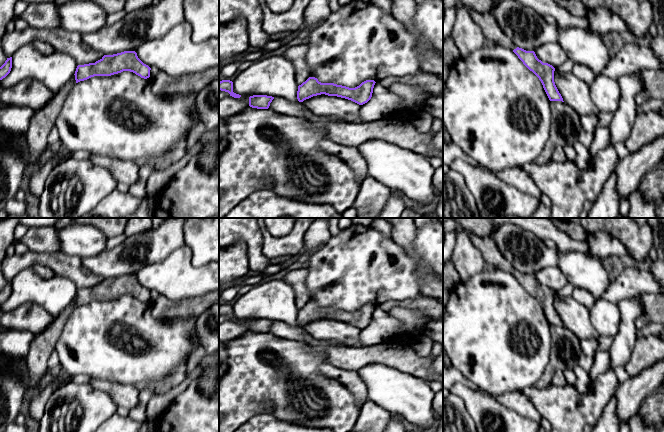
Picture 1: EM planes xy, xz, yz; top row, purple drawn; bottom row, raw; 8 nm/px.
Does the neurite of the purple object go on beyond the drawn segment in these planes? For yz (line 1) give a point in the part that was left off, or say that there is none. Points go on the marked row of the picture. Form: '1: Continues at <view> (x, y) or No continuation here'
1: Continues at yz (488, 24)

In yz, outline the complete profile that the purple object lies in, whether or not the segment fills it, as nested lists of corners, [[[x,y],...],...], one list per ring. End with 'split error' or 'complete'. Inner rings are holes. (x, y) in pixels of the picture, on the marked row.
[[[465,6],[475,23],[481,28],[485,38],[492,45],[506,47],[512,50],[523,64],[532,71],[541,81],[543,88],[550,101],[563,101],[554,82],[555,68],[539,60],[534,51],[526,51],[517,47],[513,41],[503,33],[493,15],[478,12]]]; split error

